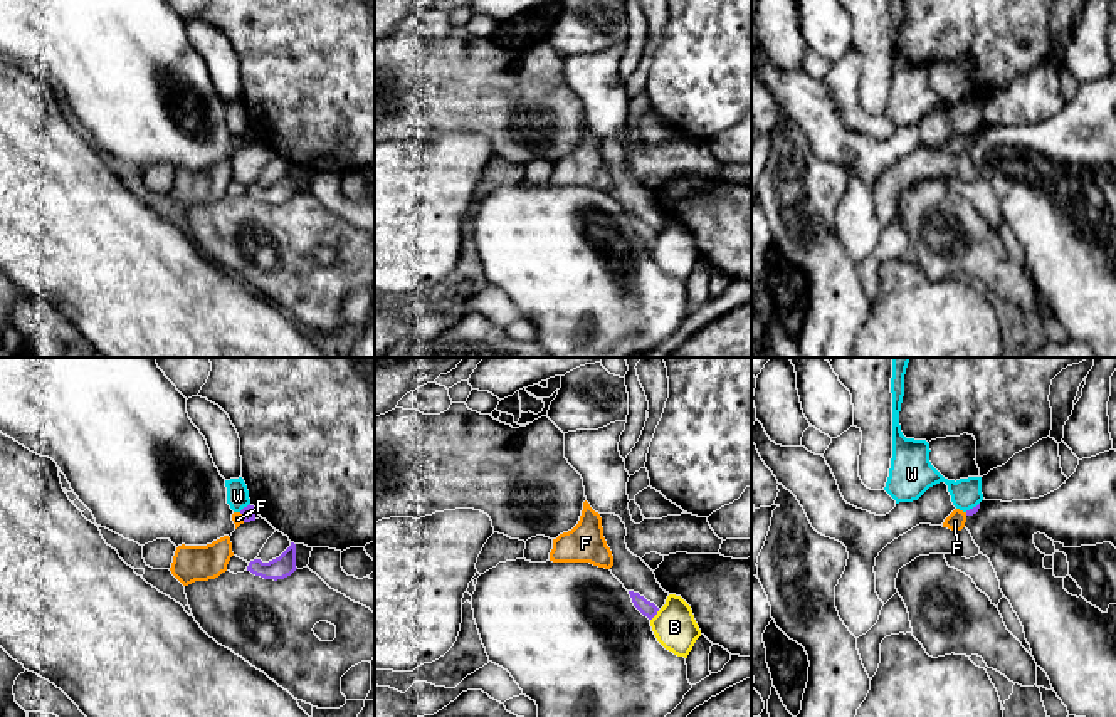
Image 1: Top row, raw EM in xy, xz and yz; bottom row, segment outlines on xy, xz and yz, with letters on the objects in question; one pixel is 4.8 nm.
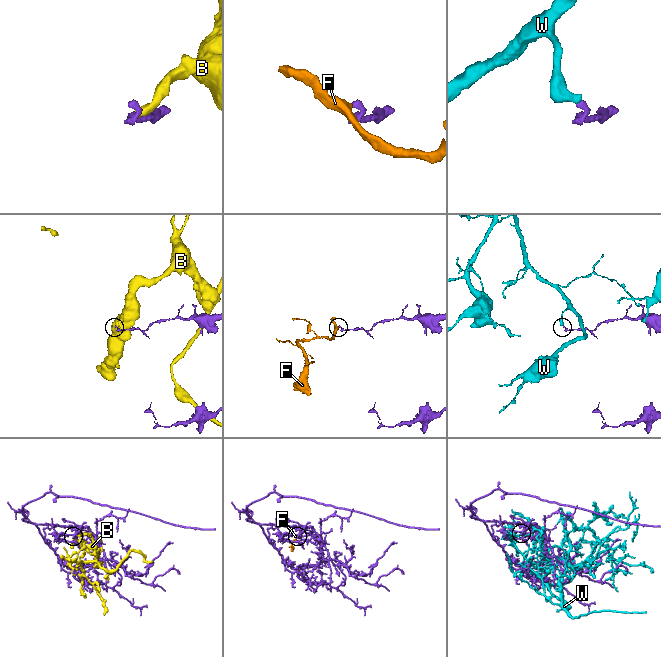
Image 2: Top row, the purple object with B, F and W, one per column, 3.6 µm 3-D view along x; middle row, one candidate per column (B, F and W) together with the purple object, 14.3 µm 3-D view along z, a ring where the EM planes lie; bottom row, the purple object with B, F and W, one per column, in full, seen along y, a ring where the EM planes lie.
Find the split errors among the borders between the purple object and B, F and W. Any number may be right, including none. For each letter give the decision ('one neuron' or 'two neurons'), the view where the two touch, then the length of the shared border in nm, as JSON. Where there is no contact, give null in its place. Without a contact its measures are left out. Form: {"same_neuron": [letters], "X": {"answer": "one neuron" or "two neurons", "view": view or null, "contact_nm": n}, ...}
{"same_neuron": [], "B": {"answer": "two neurons", "view": "xz", "contact_nm": 70}, "F": {"answer": "two neurons", "view": "xy", "contact_nm": 50}, "W": {"answer": "two neurons", "view": "xy", "contact_nm": 70}}

